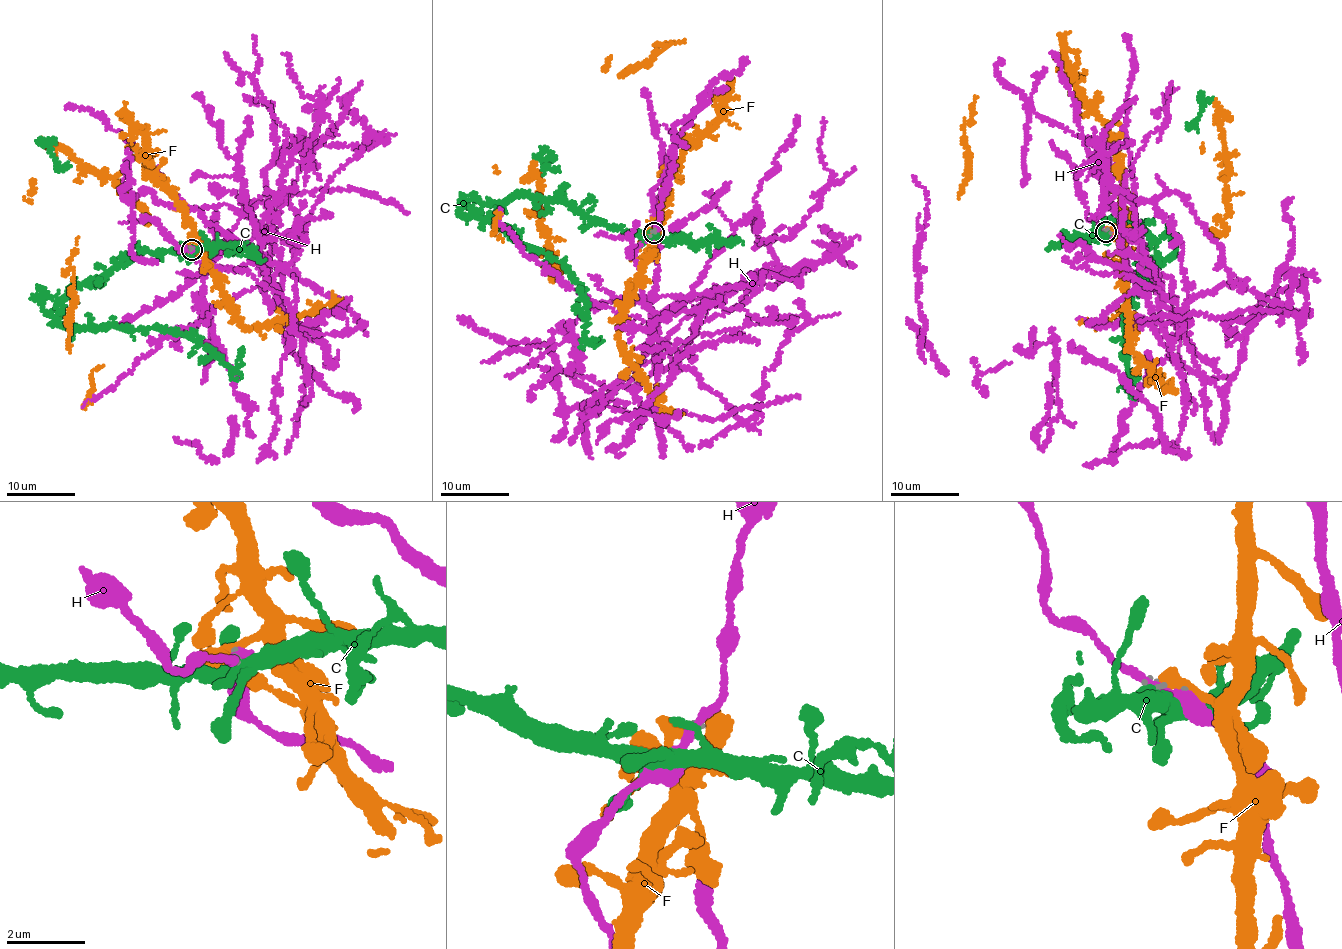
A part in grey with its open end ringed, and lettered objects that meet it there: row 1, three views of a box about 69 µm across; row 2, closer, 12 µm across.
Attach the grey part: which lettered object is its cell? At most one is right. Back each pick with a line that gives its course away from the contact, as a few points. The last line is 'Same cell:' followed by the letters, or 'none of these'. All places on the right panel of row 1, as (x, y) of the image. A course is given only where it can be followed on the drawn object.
Same cell: none of these

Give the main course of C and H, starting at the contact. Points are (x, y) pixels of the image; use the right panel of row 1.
C: (1105, 231), (1133, 220), (1128, 224), (1155, 239), (1158, 262), (1123, 311), (1132, 369)
H: (1106, 230), (1201, 378), (1125, 179), (1167, 339), (1186, 303), (1154, 202), (1172, 192), (1231, 281), (1283, 306)

